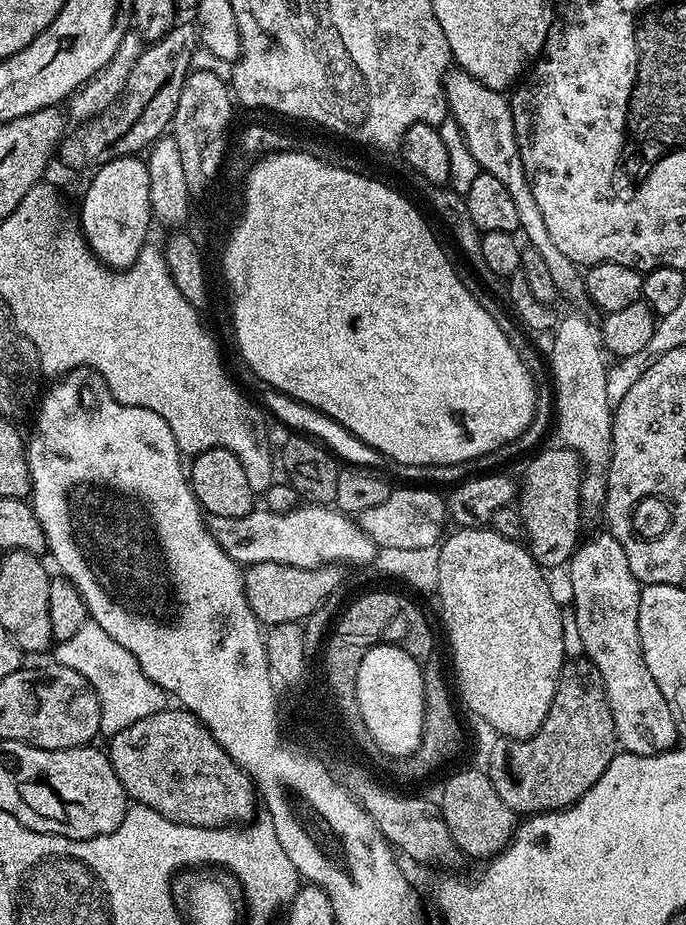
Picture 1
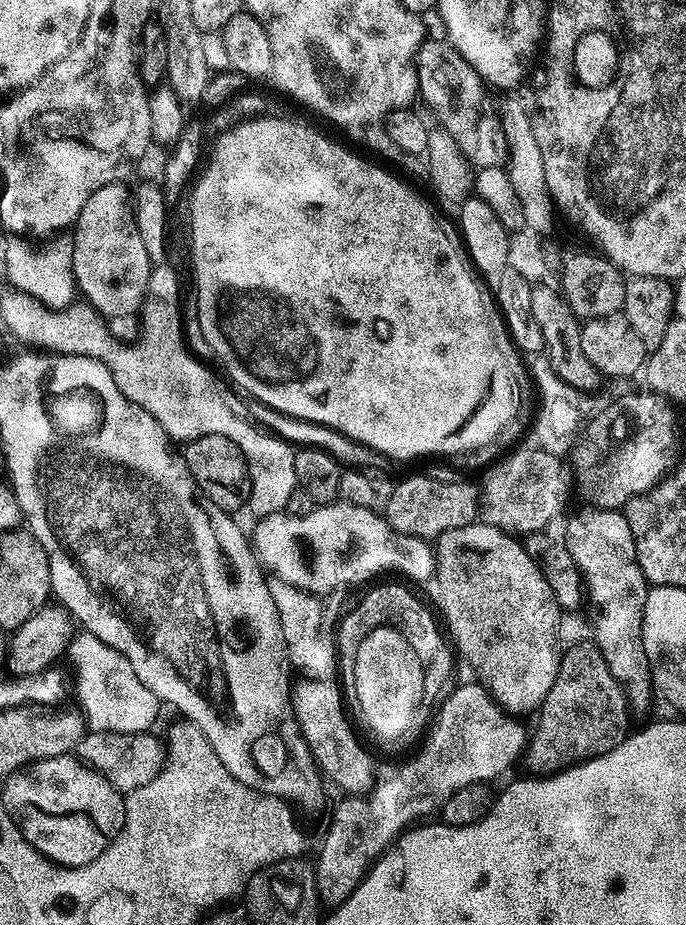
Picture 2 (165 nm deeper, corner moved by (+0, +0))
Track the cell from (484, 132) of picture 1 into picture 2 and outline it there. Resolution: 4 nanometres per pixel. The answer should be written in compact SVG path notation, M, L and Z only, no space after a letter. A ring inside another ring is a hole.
M425 39L416 56L416 73L419 76L421 101L432 107L437 116L439 127L445 130L458 143L464 157L475 169L499 168L505 165L508 156L508 143L505 131L501 124L498 104L488 97L489 85L484 79L462 58L462 54L447 39Z

